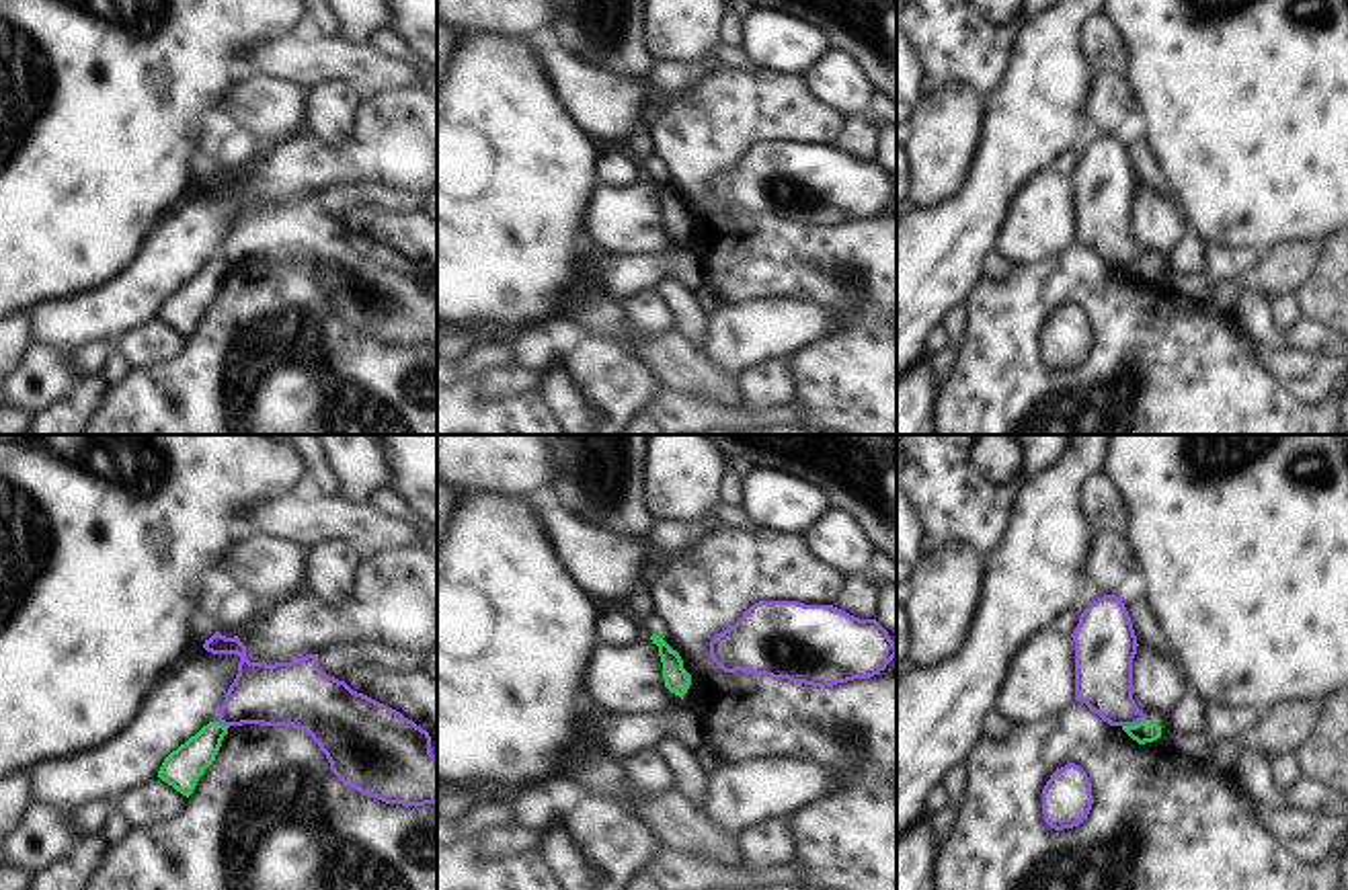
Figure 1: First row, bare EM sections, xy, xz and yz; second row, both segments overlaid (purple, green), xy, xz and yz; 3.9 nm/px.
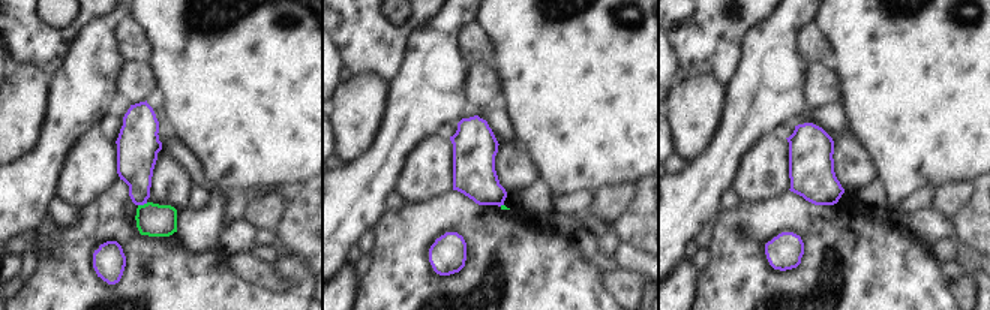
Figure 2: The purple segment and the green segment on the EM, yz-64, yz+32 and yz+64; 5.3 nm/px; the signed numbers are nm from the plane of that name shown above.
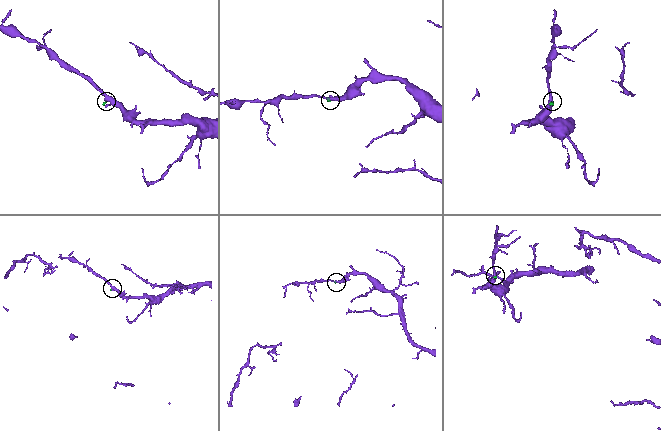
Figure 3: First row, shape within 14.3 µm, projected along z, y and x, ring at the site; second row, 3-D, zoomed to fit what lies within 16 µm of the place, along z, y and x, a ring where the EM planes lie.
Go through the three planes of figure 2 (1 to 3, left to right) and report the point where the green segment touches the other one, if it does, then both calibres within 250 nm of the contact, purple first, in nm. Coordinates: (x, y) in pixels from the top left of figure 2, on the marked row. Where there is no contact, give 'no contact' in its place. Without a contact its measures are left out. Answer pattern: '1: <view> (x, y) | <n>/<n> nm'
1: yz-64 (143, 204) | 200/180 nm
2: yz+32 (501, 204) | 240/30 nm
3: no contact

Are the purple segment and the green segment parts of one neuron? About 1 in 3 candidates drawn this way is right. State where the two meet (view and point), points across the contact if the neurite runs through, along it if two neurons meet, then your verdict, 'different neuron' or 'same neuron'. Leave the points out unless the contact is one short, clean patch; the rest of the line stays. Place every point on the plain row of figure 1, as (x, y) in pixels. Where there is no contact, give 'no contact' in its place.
yz (1133, 265) | along yz (1145, 259), (1123, 267) | different neuron

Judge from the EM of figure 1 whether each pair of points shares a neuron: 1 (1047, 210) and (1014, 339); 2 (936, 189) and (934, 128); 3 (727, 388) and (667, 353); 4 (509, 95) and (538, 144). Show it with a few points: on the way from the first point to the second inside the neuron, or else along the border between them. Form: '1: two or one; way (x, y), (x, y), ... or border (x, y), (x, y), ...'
1: two; border (1074, 240), (1051, 257), (1014, 267)
2: one; way (936, 175), (936, 142)
3: one; way (712, 382), (682, 366)
4: one; way (509, 107), (509, 115), (526, 132)

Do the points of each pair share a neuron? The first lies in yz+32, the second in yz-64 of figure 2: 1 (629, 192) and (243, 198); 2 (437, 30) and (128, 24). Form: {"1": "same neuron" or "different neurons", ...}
{"1": "different neurons", "2": "different neurons"}

